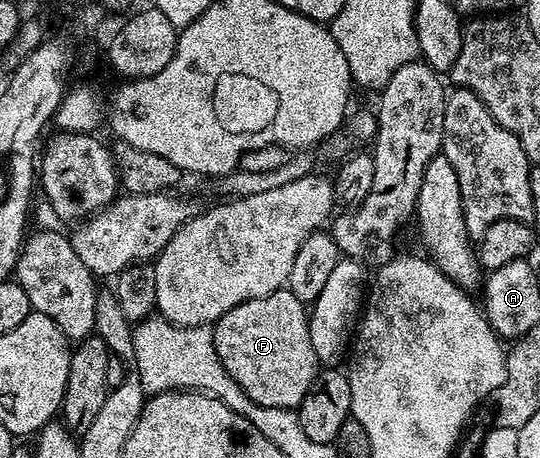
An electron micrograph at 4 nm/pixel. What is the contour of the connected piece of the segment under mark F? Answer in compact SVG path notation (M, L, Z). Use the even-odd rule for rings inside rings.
M289 287L280 288L260 299L248 299L232 307L232 311L228 311L218 321L213 322L212 328L216 355L220 355L224 371L232 375L232 379L242 388L244 395L248 395L248 399L264 407L297 410L308 387L312 387L314 378L320 372L320 362L316 351L312 351L307 306L300 299L296 299L296 295L292 295Z

